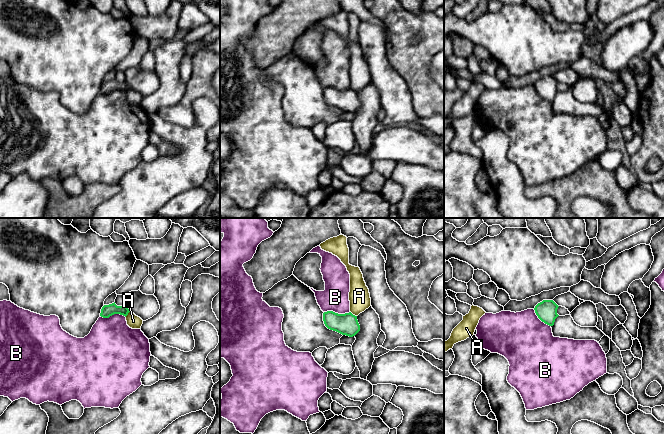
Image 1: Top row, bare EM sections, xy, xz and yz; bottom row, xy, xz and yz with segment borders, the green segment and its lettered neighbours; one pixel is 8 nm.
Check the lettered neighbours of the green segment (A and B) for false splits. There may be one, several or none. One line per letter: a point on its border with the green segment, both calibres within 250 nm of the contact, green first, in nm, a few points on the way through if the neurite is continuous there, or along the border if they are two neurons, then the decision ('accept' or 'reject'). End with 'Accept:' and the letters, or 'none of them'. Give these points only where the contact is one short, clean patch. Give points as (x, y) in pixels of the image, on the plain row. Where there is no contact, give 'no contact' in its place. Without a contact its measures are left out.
A: meets green in xz at (352, 90); 180 nm thick on the green side, 170 nm on the other; border along xz (350, 87), (356, 92); reject
B: meets green in xy at (113, 90); 100 nm thick on the green side, 400 nm on the other; border along xy (100, 91), (109, 93), (114, 90), (122, 90), (125, 93); reject
Accept: none of them

